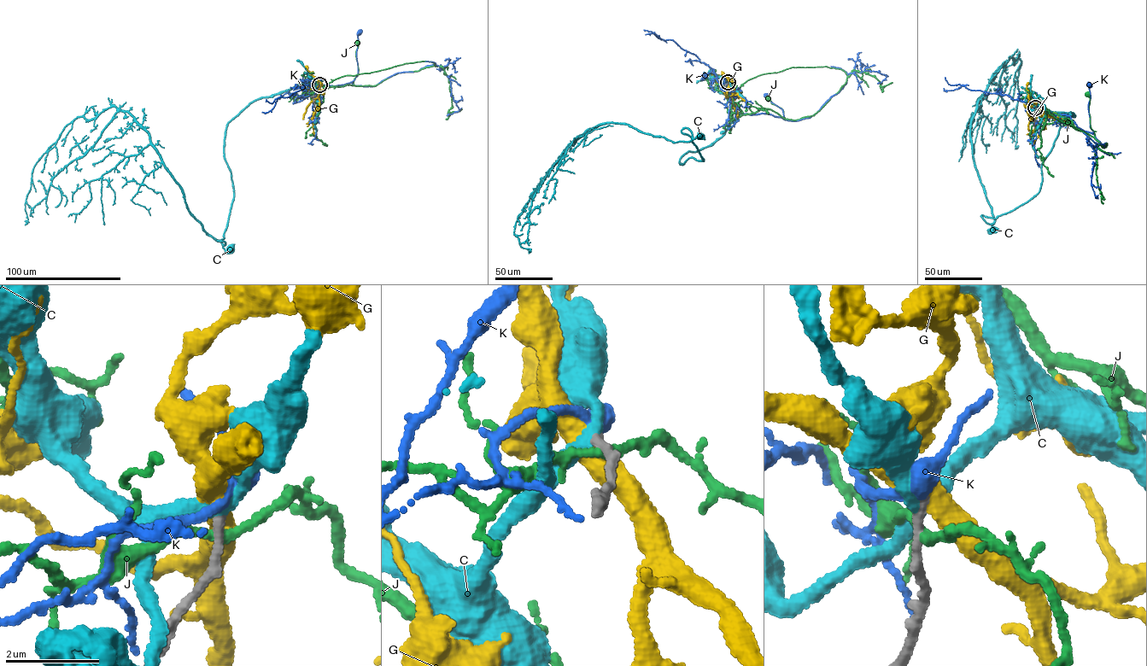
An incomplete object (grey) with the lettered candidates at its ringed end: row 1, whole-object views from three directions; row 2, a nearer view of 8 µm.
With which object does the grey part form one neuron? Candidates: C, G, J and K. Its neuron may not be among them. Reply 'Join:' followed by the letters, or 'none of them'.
Join: none of them

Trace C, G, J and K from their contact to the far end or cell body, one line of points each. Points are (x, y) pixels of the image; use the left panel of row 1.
C: (319, 85), (301, 84), (254, 100), (229, 122), (224, 150), (234, 195), (224, 237), (218, 241), (231, 248)
G: (319, 85), (321, 84), (319, 108), (310, 122), (315, 135)
J: (319, 85), (315, 87), (310, 84), (314, 82), (313, 87), (353, 84), (358, 74), (357, 42)
K: (319, 84), (313, 88), (310, 84), (311, 89), (318, 83), (342, 84), (355, 78), (359, 32)

